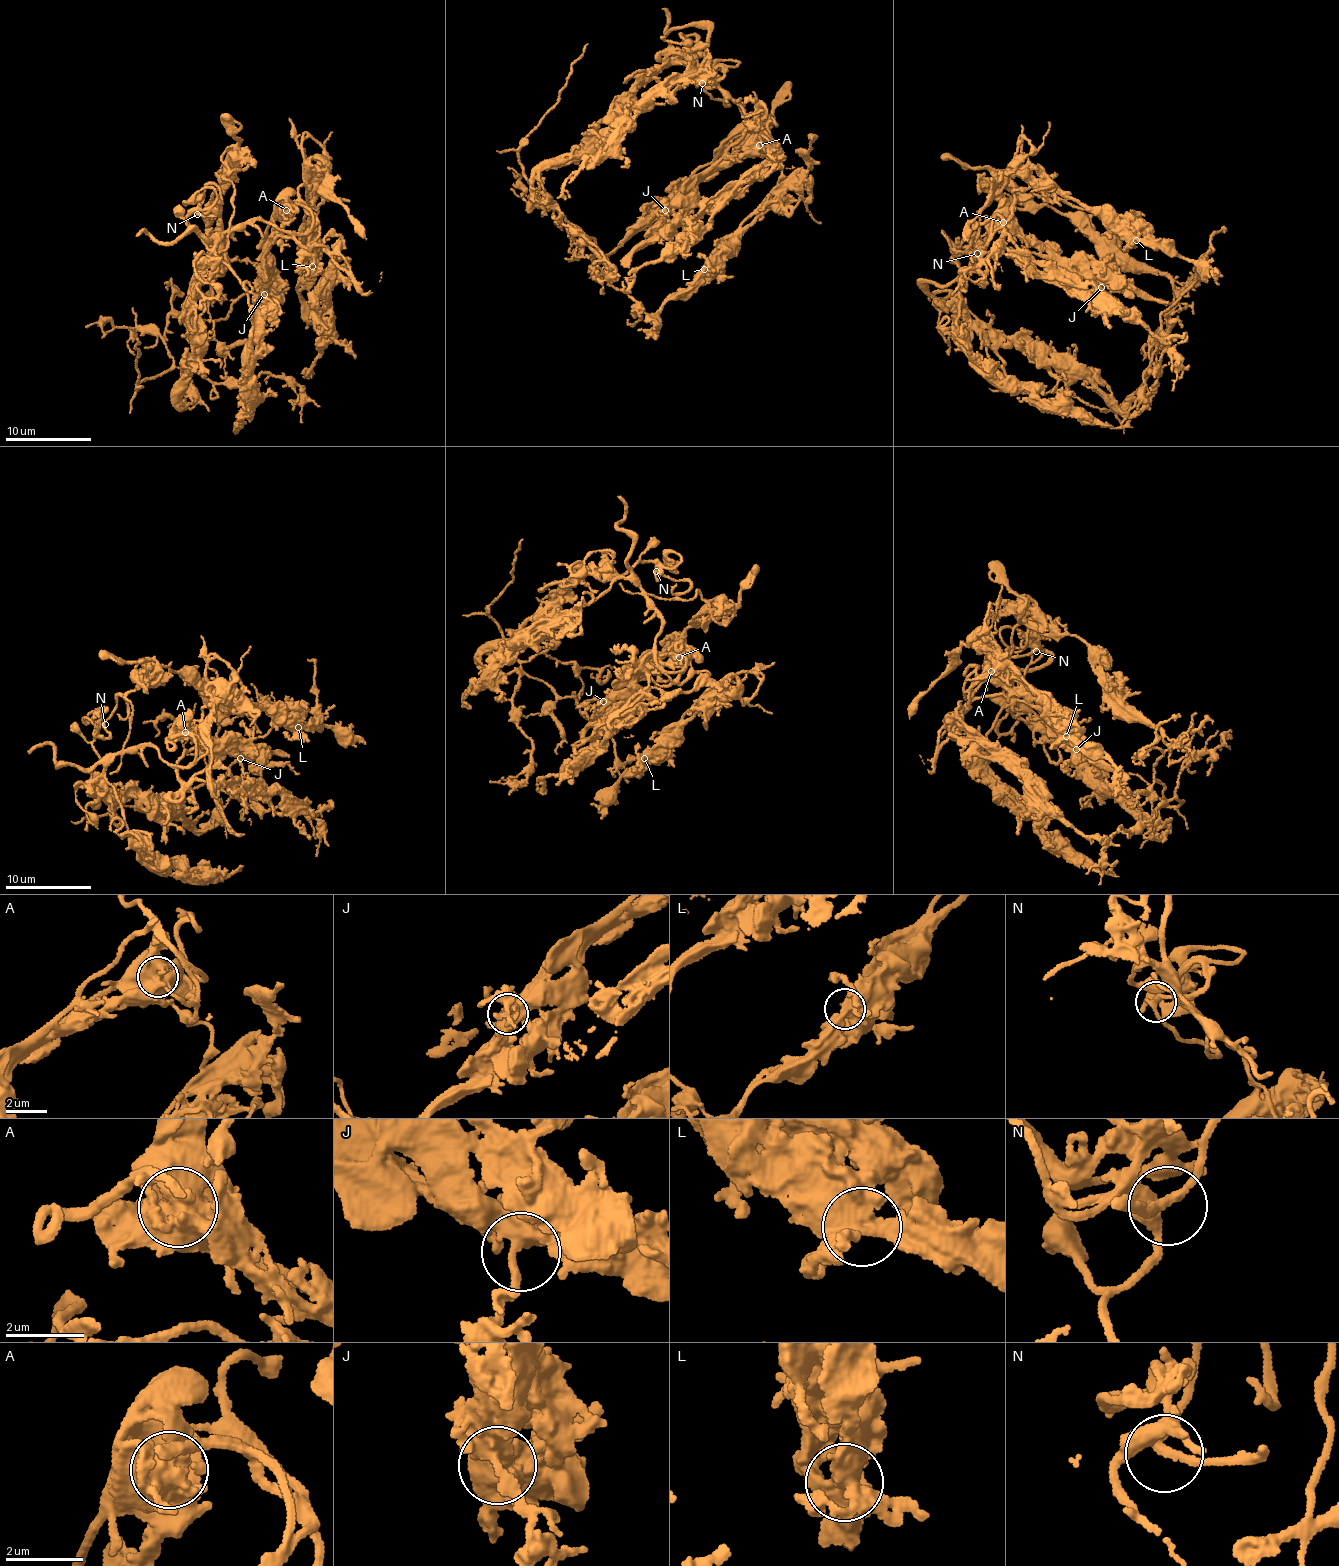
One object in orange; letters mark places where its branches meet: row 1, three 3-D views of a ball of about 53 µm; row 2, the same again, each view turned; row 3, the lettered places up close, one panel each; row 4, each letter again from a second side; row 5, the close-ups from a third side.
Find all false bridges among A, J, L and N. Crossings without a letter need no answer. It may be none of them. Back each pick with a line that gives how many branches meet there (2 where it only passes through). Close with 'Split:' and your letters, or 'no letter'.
Split: no letter

